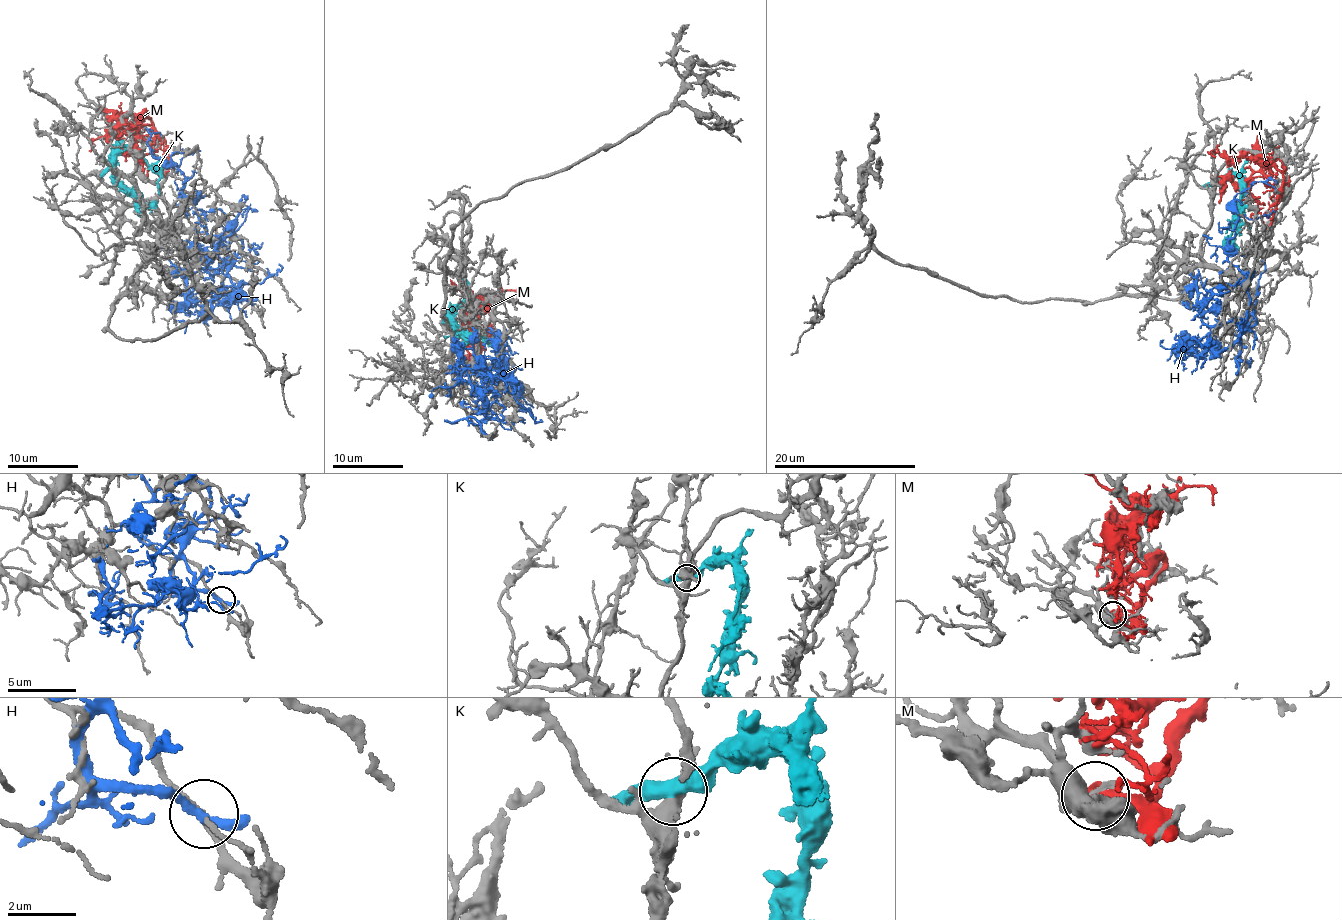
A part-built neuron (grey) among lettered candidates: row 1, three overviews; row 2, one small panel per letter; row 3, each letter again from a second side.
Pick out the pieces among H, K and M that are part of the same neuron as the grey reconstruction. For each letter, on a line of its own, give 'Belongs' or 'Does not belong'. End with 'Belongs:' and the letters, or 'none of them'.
H: Does not belong
K: Does not belong
M: Does not belong
Belongs: none of them

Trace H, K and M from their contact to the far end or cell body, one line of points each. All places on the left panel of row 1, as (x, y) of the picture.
H: (247, 297), (224, 285), (242, 249), (233, 223), (182, 193), (177, 165), (147, 142), (161, 136)
K: (112, 166), (112, 153), (114, 178), (141, 205), (152, 206), (149, 214)
M: (144, 130), (152, 126), (152, 121), (145, 115), (131, 114), (121, 119), (132, 128), (144, 124), (151, 126)

